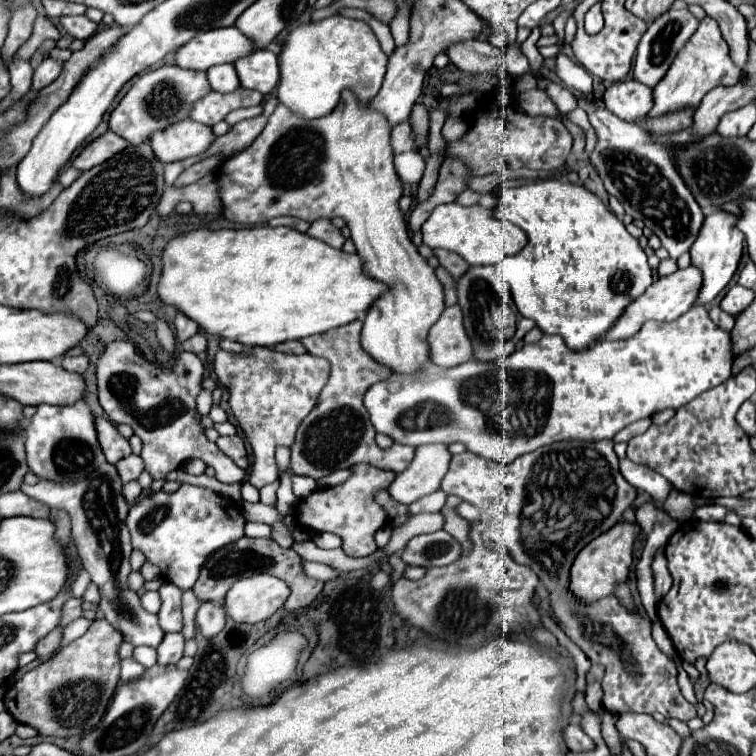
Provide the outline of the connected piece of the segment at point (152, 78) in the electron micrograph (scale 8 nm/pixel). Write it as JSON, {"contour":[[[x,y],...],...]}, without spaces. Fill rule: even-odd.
{"contour":[[[165,65],[155,71],[147,71],[137,79],[137,83],[125,93],[119,105],[111,111],[109,129],[123,137],[127,143],[139,145],[141,141],[147,141],[153,131],[165,129],[177,121],[187,119],[193,101],[201,99],[209,91],[211,87],[203,71],[189,71],[177,65]]]}

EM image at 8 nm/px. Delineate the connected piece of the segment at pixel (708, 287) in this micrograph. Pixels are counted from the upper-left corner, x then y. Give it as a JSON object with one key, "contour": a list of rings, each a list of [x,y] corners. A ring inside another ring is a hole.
{"contour":[[[713,209],[711,213],[705,215],[699,237],[691,247],[691,263],[701,267],[703,271],[703,287],[695,305],[709,303],[721,289],[727,287],[727,283],[735,275],[739,267],[739,259],[743,255],[743,241],[745,241],[743,233],[737,229],[737,221],[739,221],[739,215],[733,215],[725,209]]]}

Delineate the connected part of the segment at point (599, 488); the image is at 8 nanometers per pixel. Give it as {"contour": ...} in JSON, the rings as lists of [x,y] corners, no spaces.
{"contour":[[[611,439],[609,441],[559,441],[543,449],[537,449],[533,453],[521,455],[517,461],[509,465],[483,459],[479,455],[473,455],[471,451],[453,455],[449,471],[443,477],[441,489],[485,511],[491,517],[491,521],[495,521],[499,527],[493,531],[503,533],[503,539],[505,539],[503,543],[507,545],[513,559],[521,565],[529,565],[537,573],[539,583],[549,591],[551,615],[555,617],[561,631],[585,651],[591,663],[605,667],[605,675],[601,679],[601,687],[603,687],[601,703],[605,711],[613,715],[621,715],[627,711],[651,715],[659,711],[661,715],[665,715],[665,719],[679,719],[683,723],[697,717],[697,709],[681,695],[681,689],[677,685],[677,669],[673,661],[669,661],[659,651],[659,647],[655,645],[651,637],[649,617],[643,617],[637,611],[637,607],[633,609],[623,607],[615,595],[603,597],[595,603],[583,603],[579,601],[579,597],[573,597],[569,589],[569,583],[571,583],[569,571],[577,553],[601,531],[613,527],[623,517],[623,511],[633,503],[637,495],[635,487],[631,487],[619,471],[619,459],[613,451]]]}

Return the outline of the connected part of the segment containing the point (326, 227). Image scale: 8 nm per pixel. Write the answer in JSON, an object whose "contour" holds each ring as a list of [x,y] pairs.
{"contour":[[[317,219],[315,223],[311,223],[307,235],[313,235],[315,239],[321,239],[335,249],[341,249],[341,245],[345,243],[345,237],[341,235],[341,231],[337,227],[333,227],[333,223],[329,219]]]}

